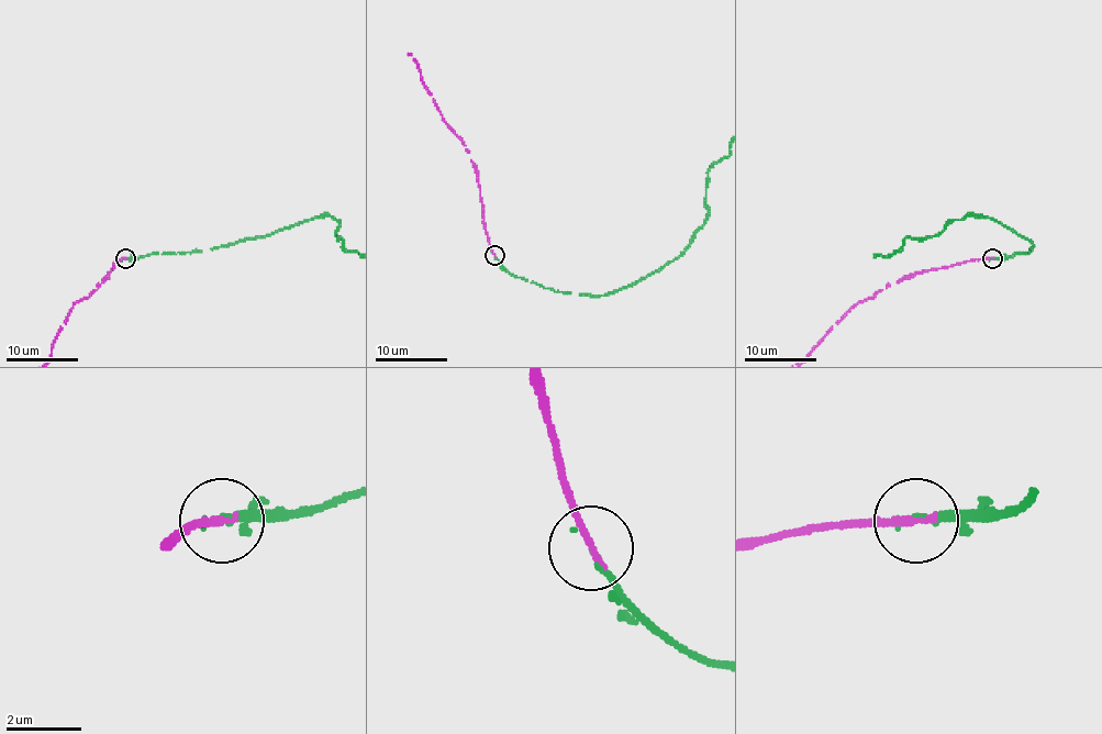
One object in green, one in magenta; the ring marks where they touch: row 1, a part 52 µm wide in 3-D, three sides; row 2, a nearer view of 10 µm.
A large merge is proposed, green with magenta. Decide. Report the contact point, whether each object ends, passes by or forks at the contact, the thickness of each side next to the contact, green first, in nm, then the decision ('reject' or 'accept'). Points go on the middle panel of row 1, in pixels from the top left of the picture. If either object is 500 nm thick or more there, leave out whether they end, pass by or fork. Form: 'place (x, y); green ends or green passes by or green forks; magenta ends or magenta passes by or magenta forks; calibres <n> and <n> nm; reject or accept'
place (494, 255); green ends; magenta ends; calibres 110 and 220 nm; accept

